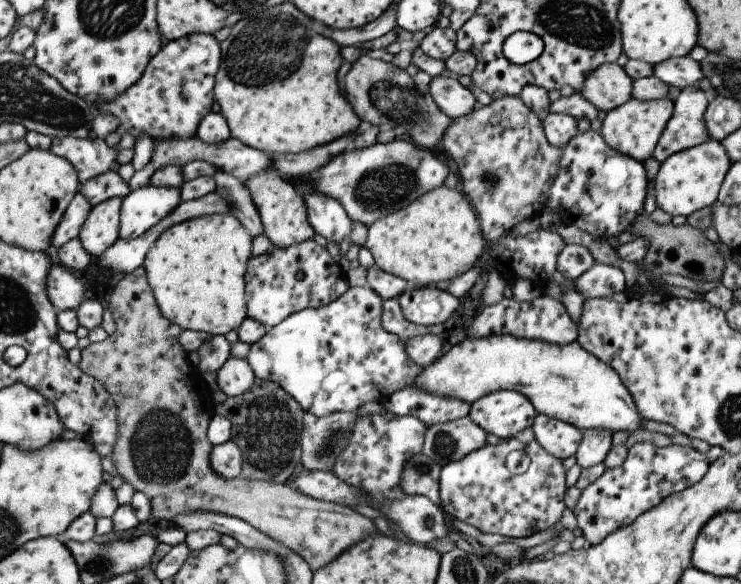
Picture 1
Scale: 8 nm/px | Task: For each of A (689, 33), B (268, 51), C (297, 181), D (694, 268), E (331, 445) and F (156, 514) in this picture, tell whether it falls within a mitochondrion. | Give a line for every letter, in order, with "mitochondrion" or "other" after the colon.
A: other
B: mitochondrion
C: other
D: other
E: mitochondrion
F: other

